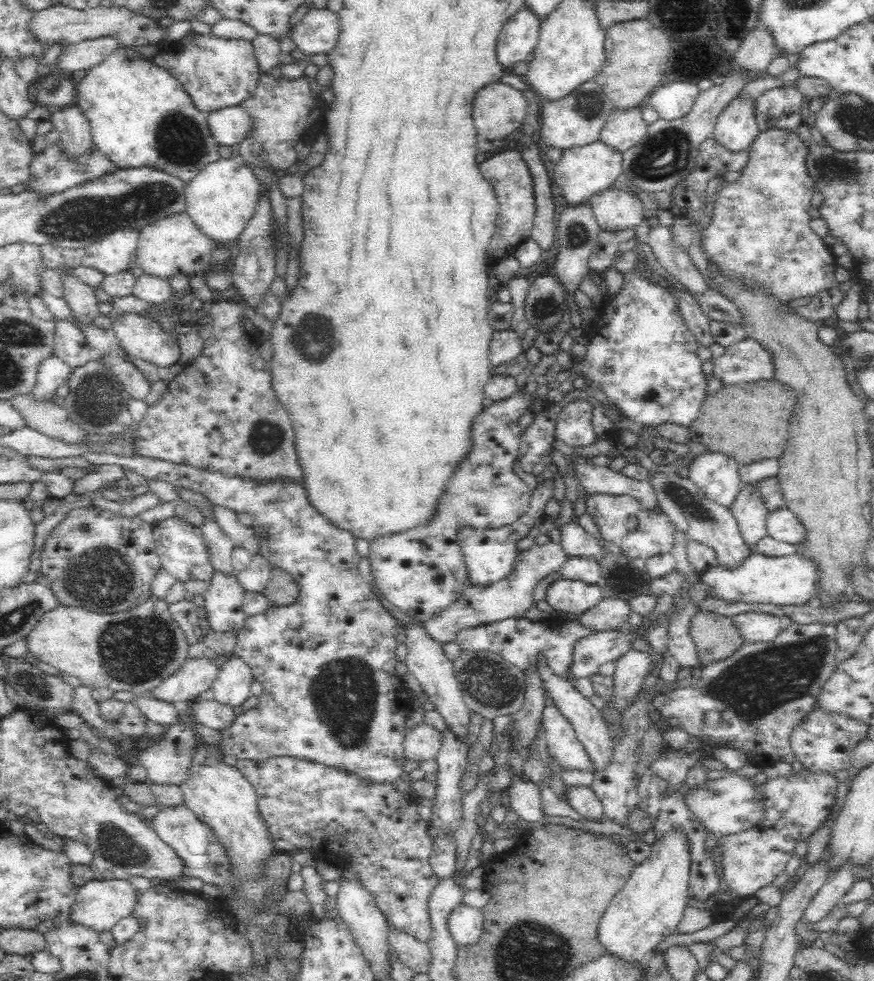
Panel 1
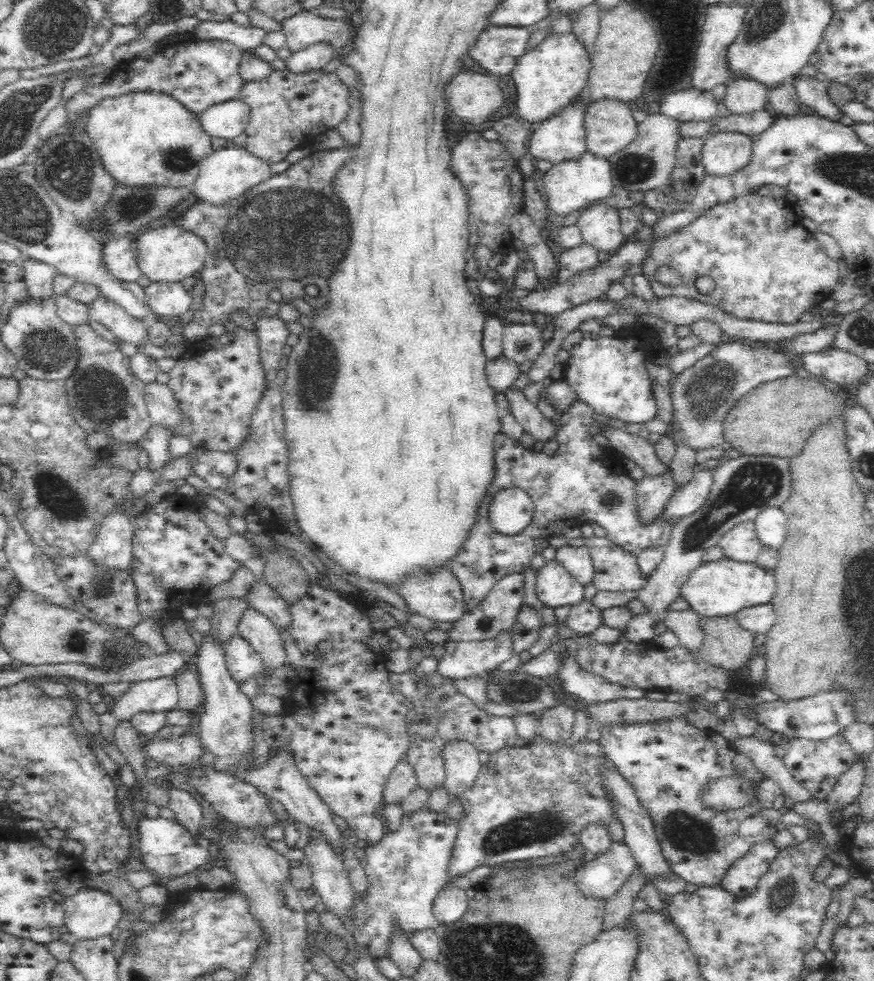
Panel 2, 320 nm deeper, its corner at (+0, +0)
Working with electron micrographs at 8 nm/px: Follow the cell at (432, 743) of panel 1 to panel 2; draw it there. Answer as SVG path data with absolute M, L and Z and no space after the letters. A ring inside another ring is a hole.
M405 755L394 768L386 784L386 789L383 792L384 805L401 803L407 799L418 784L416 768Z

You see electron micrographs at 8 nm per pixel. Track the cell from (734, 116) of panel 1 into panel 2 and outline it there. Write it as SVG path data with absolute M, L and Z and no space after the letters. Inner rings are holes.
M718 131L703 139L702 163L708 174L732 174L746 166L753 149L753 137L738 131Z

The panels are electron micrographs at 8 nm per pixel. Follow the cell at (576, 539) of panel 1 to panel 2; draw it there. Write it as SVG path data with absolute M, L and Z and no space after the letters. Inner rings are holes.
M584 538L595 570L592 583L600 591L640 590L645 574L640 570L637 557L614 545L608 538Z

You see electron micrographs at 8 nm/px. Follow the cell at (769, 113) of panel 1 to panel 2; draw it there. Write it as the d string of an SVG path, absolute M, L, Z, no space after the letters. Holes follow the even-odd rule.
M768 106L748 114L731 113L716 122L712 133L718 131L738 131L751 137L766 132L774 124L778 115Z

